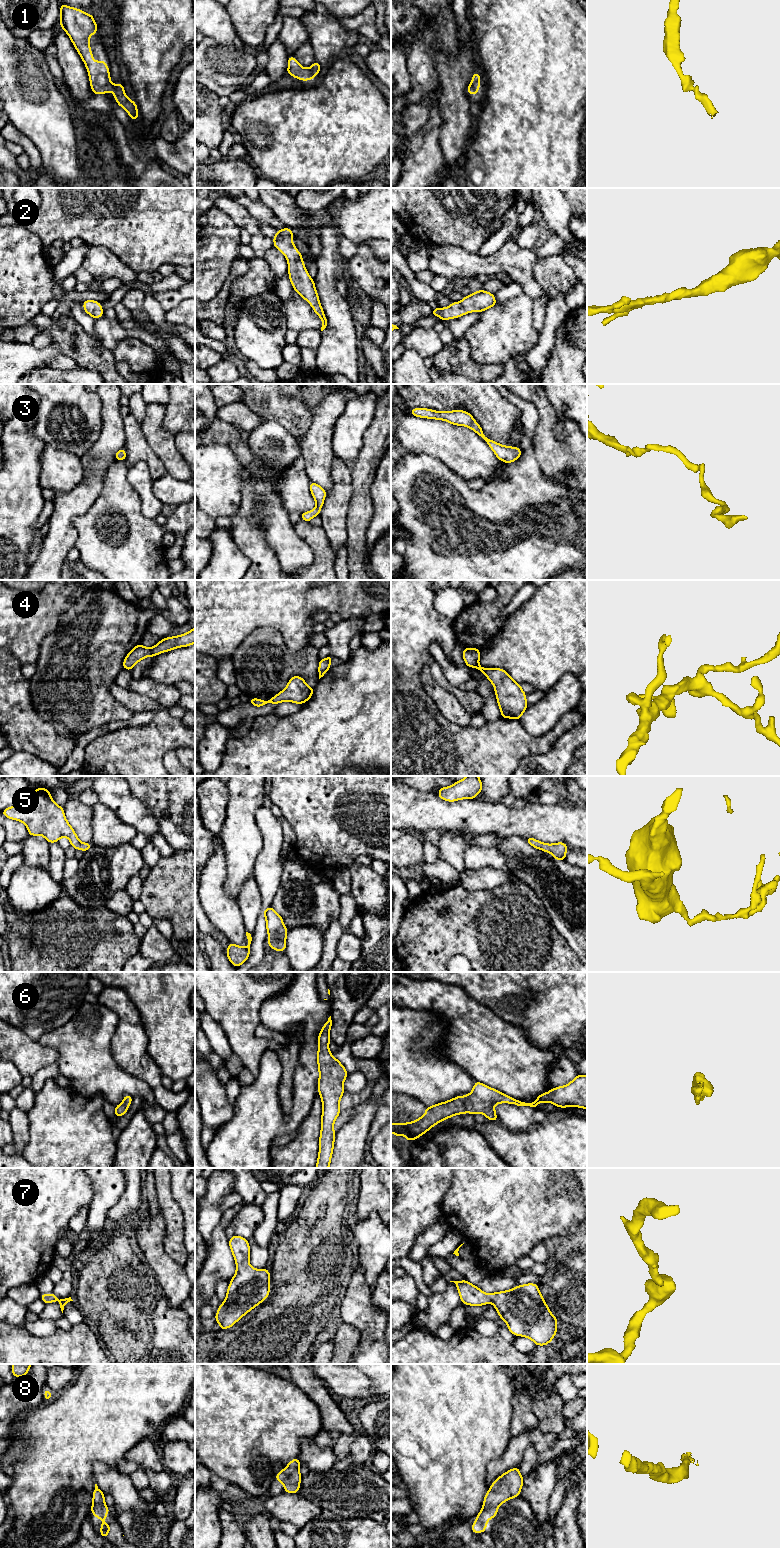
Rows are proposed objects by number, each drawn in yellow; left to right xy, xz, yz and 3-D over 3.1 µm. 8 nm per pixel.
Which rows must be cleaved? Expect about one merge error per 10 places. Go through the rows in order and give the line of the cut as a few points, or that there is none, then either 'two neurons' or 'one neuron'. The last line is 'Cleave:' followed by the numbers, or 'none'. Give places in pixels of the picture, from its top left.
1: no cut; one neuron
2: no cut; one neuron
3: no cut; one neuron
4: no cut; one neuron
5: no cut; one neuron
6: no cut; one neuron
7: no cut; one neuron
8: no cut; one neuron
Cleave: none

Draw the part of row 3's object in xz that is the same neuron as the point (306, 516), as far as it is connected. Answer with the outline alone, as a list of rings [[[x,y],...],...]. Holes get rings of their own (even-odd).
[[[310,481],[309,488],[314,500],[316,501],[317,507],[309,512],[301,513],[301,519],[306,522],[310,522],[313,517],[318,516],[320,514],[321,508],[324,504],[324,499],[326,497],[326,490],[318,484]]]

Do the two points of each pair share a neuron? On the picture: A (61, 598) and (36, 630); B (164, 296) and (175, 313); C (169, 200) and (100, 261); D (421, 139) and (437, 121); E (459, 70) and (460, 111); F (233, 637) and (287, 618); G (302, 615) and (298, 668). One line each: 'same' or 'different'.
A: same
B: different
C: different
D: same
E: same
F: same
G: different

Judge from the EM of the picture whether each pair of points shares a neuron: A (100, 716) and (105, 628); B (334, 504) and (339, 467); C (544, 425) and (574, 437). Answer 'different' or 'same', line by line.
A: same
B: same
C: same

